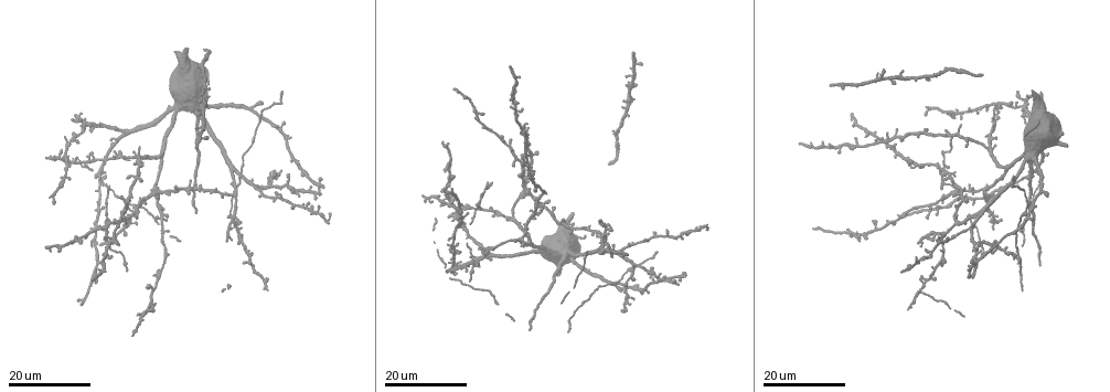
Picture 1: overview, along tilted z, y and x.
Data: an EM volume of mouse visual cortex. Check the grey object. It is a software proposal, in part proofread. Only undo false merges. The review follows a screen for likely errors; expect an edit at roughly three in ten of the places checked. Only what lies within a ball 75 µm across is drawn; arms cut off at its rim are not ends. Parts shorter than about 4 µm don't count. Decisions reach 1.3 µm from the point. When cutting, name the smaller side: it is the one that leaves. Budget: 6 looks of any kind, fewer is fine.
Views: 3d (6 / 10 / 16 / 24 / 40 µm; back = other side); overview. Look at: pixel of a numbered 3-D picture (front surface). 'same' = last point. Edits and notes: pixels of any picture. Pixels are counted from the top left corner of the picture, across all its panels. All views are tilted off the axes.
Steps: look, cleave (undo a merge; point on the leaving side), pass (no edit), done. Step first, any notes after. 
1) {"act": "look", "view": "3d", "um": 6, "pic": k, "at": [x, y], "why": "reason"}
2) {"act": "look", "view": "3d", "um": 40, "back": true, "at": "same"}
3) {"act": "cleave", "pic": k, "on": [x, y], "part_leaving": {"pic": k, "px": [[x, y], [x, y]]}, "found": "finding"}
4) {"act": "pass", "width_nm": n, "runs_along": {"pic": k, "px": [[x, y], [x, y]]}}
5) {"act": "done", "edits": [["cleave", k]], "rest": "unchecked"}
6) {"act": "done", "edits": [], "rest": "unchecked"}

{"act": "look", "view": "3d", "um": 16, "pic": 1, "at": [94, 242]}

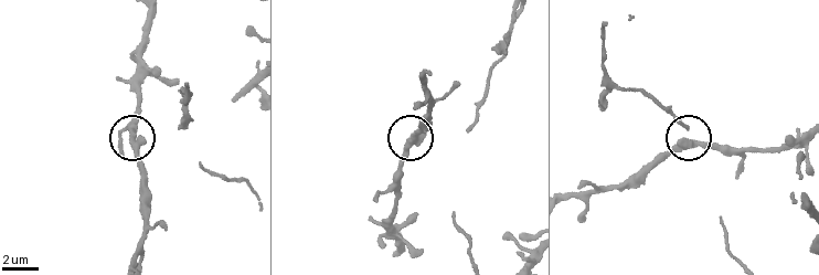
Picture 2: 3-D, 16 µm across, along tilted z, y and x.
{"act": "look", "view": "3d", "um": 6, "pic": 2, "at": [140, 141]}

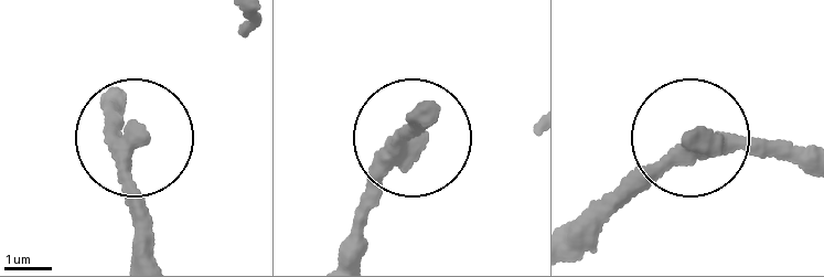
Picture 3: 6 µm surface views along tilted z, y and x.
{"act": "pass", "side_arm_um": 19, "found": "one neuron here"}

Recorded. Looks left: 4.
{"act": "look", "view": "3d", "um": 24, "pic": 1, "at": [483, 257], "why": "calibre changes"}

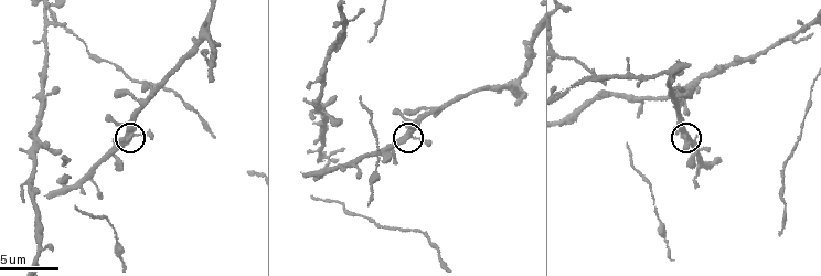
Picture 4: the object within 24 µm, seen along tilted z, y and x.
{"act": "look", "view": "3d", "um": 6, "pic": 4, "at": [684, 135], "why": "closer look"}

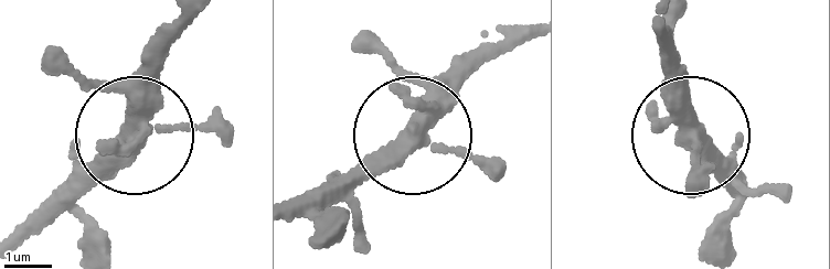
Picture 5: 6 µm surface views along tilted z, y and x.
{"act": "pass", "found": "all the same neuron"}

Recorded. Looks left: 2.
{"act": "look", "view": "3d", "um": 24, "pic": 1, "at": [162, 219], "why": "four arms meet"}

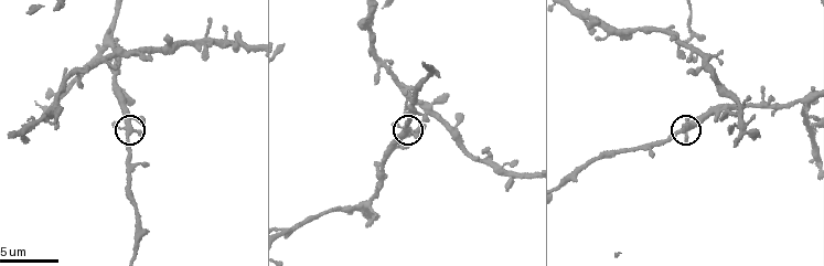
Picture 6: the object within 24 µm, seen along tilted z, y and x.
{"act": "look", "view": "3d", "um": 6, "pic": 6, "at": [126, 128]}

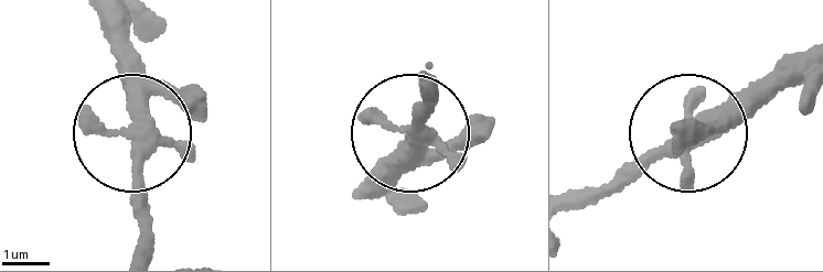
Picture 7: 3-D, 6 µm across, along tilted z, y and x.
{"act": "pass", "runs_along": {"pic": 7, "px": [[367, 177], [398, 156], [425, 98]]}, "found": "continuous, no second neuron"}

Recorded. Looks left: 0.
{"act": "done", "edits": [], "rest": "unchecked"}

